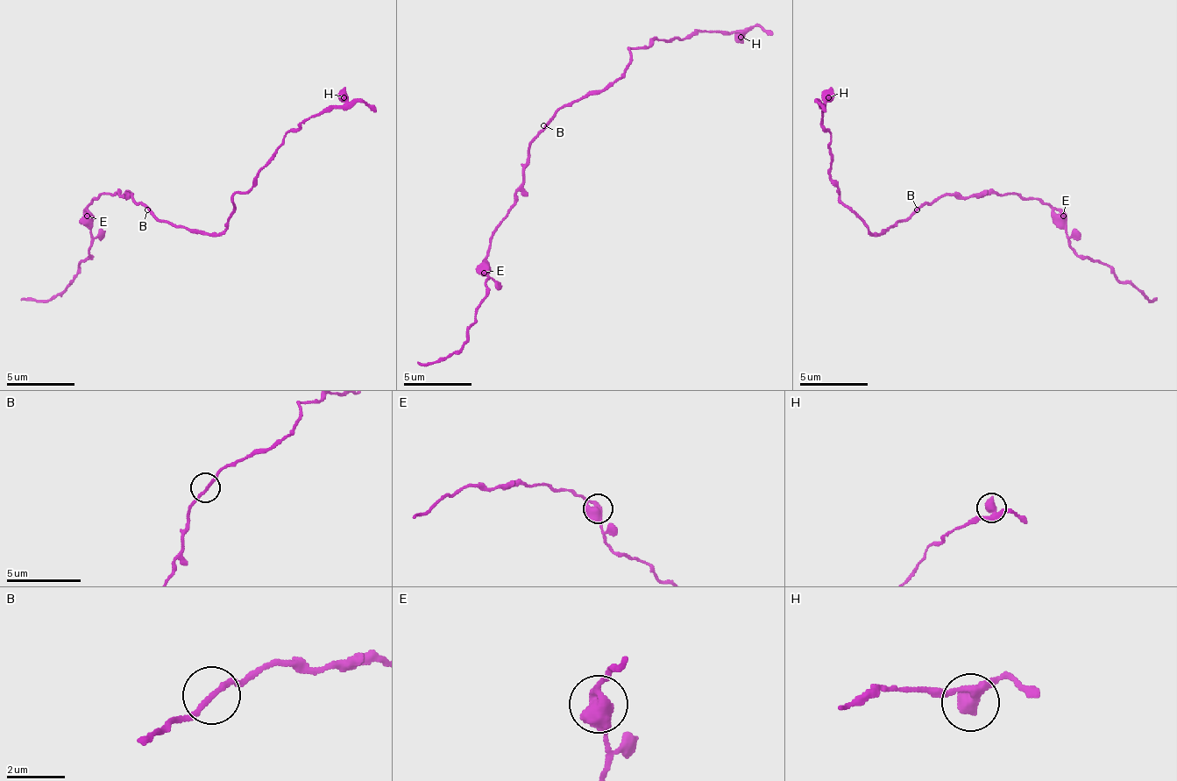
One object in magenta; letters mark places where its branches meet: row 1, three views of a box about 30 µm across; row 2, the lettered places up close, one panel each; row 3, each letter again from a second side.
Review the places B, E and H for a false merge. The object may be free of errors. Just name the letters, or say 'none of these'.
none of these

